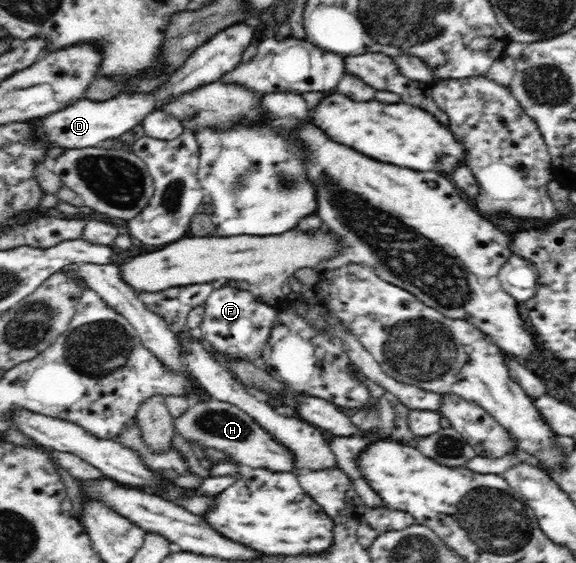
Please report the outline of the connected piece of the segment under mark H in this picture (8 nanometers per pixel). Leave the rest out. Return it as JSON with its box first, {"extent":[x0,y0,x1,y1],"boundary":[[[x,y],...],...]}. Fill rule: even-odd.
{"extent":[173,399,295,472],"boundary":[[[215,399],[191,402],[189,409],[173,420],[175,432],[181,434],[190,445],[194,443],[205,449],[211,447],[224,451],[231,456],[231,461],[241,466],[295,472],[293,450],[283,446],[257,420],[253,420],[245,411],[229,402]]]}

